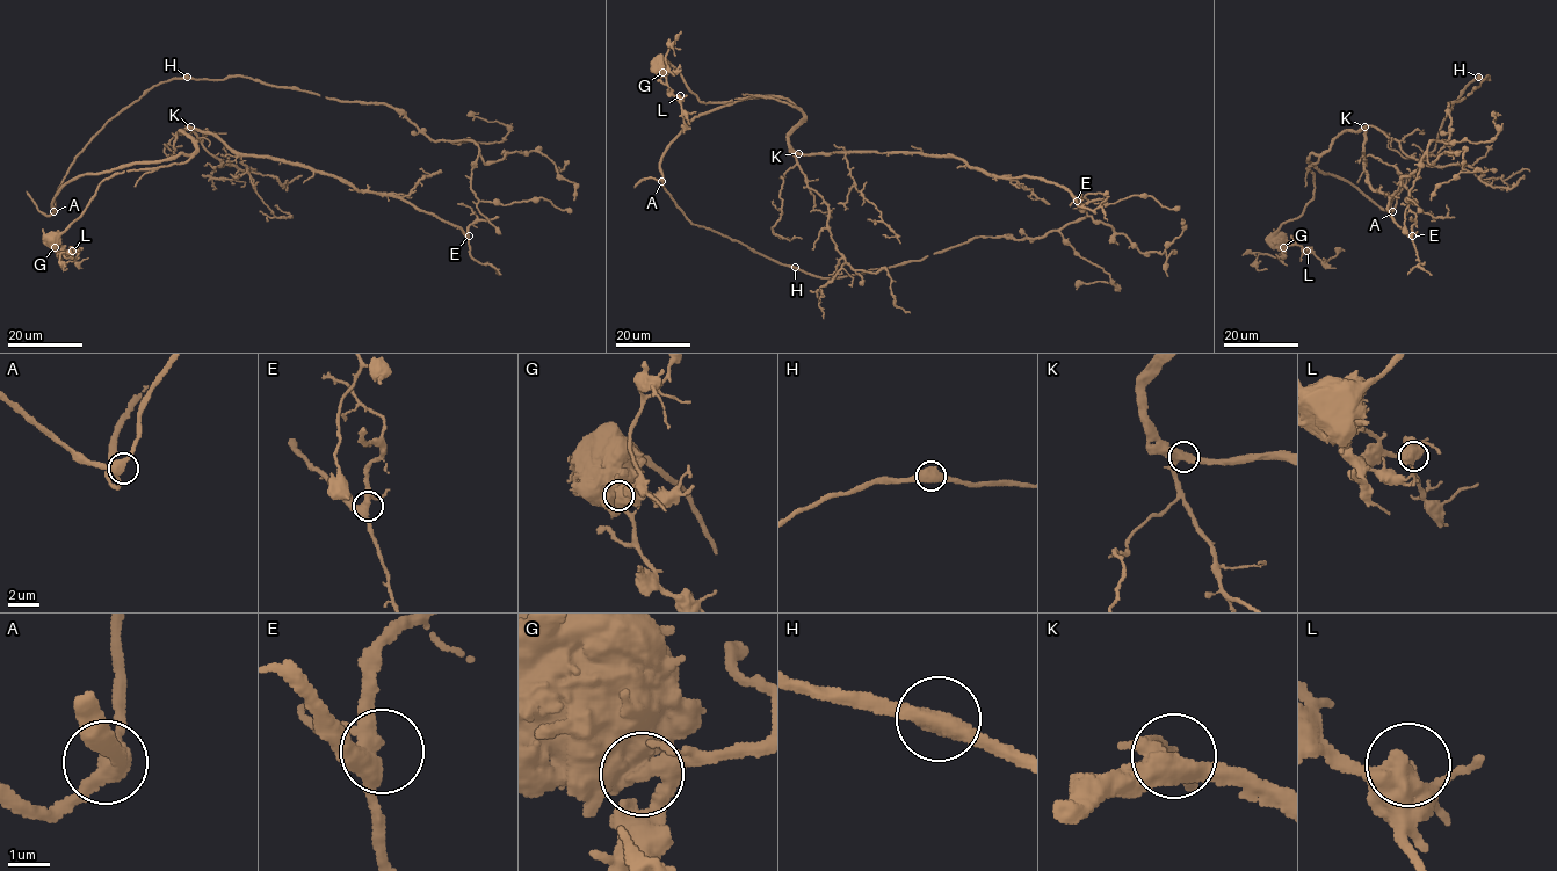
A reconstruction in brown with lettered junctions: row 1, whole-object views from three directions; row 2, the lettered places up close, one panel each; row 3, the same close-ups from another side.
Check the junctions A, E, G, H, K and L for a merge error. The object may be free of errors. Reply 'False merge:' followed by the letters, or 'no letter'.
False merge: G

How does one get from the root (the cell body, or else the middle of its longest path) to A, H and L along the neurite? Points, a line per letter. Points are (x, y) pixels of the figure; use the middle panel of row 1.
A: (661, 65), (674, 67), (701, 102), (761, 95), (798, 108), (760, 96), (701, 114), (664, 153), (661, 181)
H: (661, 65), (701, 102), (761, 95), (798, 108), (760, 96), (701, 114), (660, 161), (693, 224), (794, 267)
L: (661, 65), (665, 67), (666, 85), (675, 95), (680, 95)

